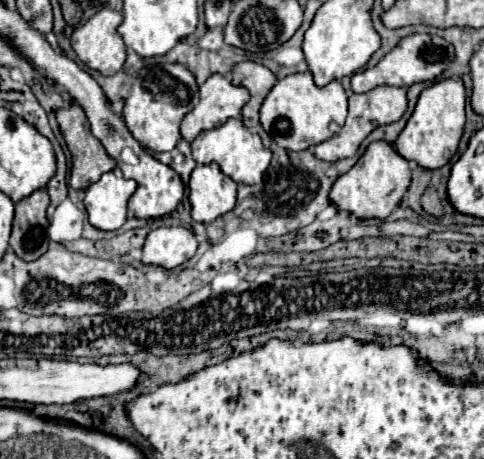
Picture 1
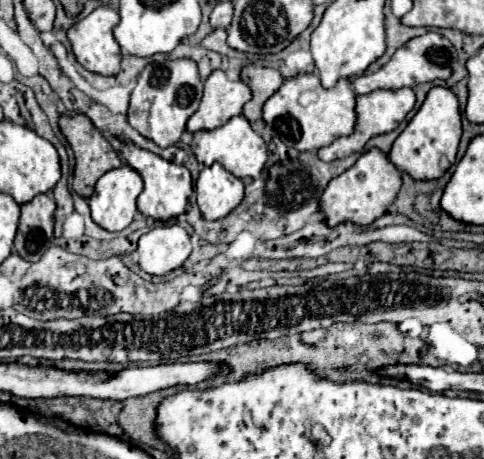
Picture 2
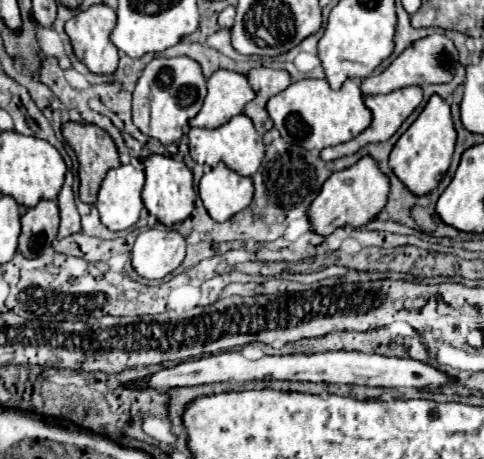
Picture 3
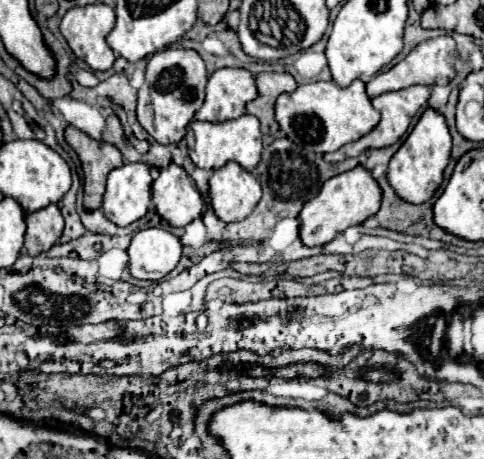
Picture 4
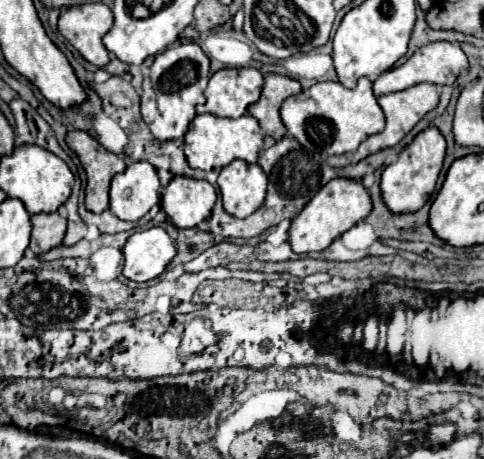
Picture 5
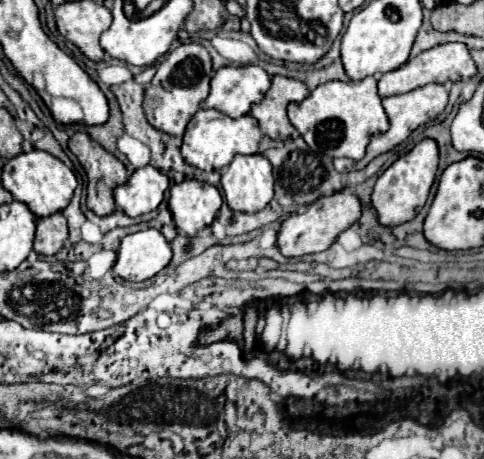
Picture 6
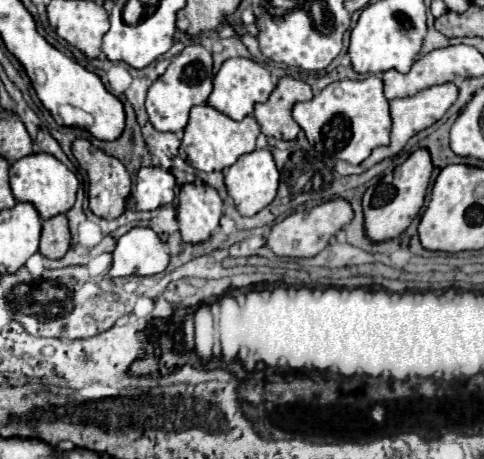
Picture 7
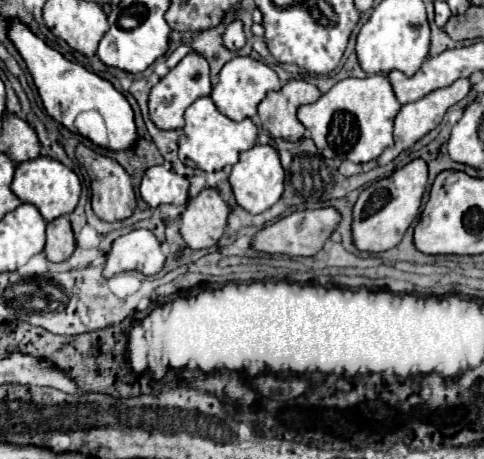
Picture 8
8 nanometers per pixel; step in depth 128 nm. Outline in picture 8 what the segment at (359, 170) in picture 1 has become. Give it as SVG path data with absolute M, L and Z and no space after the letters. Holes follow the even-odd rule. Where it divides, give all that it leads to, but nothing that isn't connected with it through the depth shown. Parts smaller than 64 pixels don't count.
M320 208L320 210L302 210L292 212L286 218L276 220L274 224L262 228L254 240L252 248L266 254L288 254L288 256L314 256L322 250L324 242L330 238L334 228L340 224L340 212L336 208Z

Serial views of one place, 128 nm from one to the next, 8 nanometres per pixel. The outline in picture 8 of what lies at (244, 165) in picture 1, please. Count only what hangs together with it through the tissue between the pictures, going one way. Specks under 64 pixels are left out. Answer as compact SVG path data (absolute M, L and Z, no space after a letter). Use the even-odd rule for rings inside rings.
M204 96L192 102L186 110L186 126L180 134L180 160L192 164L204 172L222 170L224 166L236 164L240 152L250 150L256 144L256 126L250 118L234 122L218 112L212 98Z

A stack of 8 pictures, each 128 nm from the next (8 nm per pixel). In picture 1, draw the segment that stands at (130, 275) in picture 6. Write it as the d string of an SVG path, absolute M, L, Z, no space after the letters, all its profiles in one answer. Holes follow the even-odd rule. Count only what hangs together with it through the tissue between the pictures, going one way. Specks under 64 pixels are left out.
M184 226L156 228L148 234L144 244L144 264L156 264L162 268L176 268L182 262L190 260L198 248L196 236Z

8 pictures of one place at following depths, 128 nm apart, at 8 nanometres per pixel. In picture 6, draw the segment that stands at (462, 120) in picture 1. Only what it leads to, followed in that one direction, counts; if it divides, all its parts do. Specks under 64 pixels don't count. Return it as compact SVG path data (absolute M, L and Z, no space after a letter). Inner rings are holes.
M424 138L418 142L408 154L400 156L378 180L372 192L372 204L378 212L378 220L384 226L398 226L412 220L430 196L430 188L434 184L438 172L438 144L432 138Z

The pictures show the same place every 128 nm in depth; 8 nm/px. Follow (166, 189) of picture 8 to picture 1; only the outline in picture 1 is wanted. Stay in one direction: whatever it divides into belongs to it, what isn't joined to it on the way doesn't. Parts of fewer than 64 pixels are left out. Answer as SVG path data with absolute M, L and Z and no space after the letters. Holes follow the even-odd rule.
M110 170L110 172L102 174L98 182L94 182L86 188L86 196L84 196L84 206L88 212L90 224L98 230L118 230L126 222L128 198L134 194L134 190L136 190L136 182L126 180L118 170Z

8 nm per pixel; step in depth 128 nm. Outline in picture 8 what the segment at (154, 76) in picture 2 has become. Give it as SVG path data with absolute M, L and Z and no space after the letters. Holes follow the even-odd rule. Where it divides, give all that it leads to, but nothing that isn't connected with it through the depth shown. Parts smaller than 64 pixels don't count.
M190 52L186 54L152 90L150 90L150 120L160 128L160 130L180 130L184 126L184 110L202 96L210 96L212 84L210 84L210 72L208 72L208 62L202 54Z

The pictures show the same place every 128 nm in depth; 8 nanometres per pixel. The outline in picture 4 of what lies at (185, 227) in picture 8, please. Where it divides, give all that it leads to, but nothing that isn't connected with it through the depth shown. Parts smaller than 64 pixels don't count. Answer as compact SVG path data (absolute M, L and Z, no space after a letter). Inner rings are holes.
M178 164L160 168L158 178L152 182L154 210L170 226L186 226L202 214L202 196L194 180Z

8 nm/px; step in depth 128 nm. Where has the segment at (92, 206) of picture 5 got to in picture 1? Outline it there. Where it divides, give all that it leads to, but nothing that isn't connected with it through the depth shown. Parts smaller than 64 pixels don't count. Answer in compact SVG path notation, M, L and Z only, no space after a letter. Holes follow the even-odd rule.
M70 104L68 108L60 108L56 112L56 120L60 126L60 132L64 134L64 140L68 144L68 150L72 154L72 170L70 170L70 186L74 190L86 190L90 184L94 184L104 172L110 172L116 168L116 162L106 154L104 146L92 136L88 118L84 110L78 104Z

